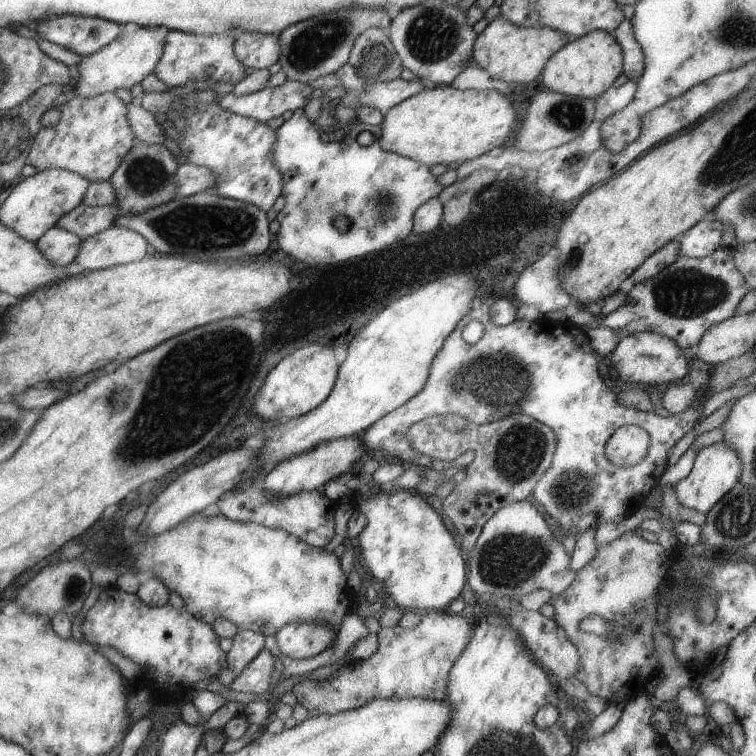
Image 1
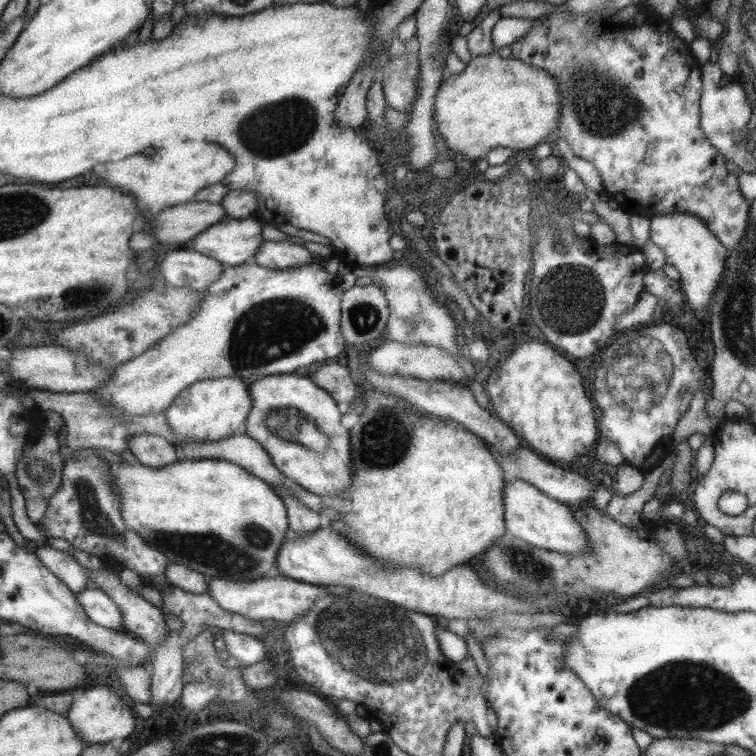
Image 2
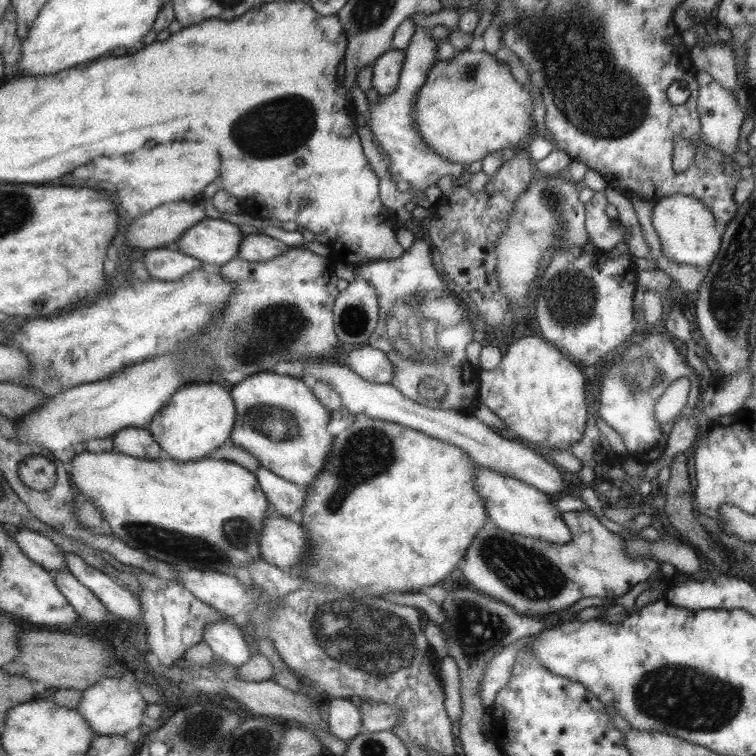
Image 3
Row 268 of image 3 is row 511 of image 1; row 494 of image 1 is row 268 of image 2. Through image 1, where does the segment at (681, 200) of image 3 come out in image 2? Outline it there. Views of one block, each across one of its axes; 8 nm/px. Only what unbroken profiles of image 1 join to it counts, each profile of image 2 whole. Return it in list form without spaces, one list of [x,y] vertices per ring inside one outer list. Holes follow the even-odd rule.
[[[675,211],[667,215],[653,215],[650,219],[650,241],[665,255],[665,262],[671,264],[679,275],[678,282],[684,292],[686,305],[694,310],[708,312],[713,288],[717,286],[724,269],[726,248],[706,227],[703,220],[687,211]]]

